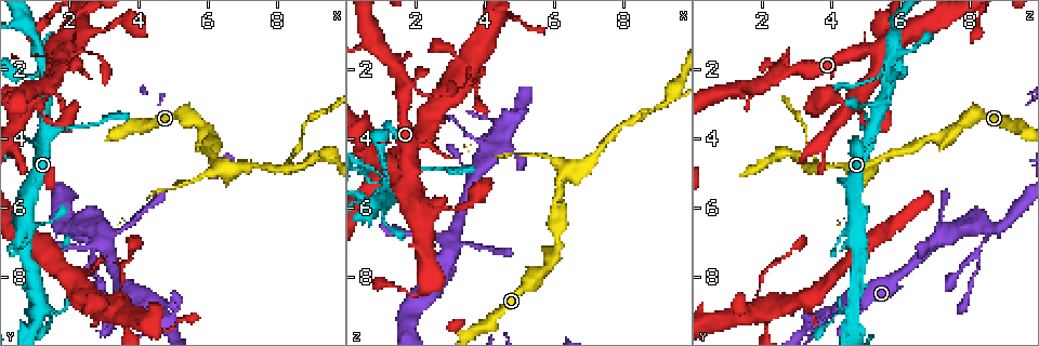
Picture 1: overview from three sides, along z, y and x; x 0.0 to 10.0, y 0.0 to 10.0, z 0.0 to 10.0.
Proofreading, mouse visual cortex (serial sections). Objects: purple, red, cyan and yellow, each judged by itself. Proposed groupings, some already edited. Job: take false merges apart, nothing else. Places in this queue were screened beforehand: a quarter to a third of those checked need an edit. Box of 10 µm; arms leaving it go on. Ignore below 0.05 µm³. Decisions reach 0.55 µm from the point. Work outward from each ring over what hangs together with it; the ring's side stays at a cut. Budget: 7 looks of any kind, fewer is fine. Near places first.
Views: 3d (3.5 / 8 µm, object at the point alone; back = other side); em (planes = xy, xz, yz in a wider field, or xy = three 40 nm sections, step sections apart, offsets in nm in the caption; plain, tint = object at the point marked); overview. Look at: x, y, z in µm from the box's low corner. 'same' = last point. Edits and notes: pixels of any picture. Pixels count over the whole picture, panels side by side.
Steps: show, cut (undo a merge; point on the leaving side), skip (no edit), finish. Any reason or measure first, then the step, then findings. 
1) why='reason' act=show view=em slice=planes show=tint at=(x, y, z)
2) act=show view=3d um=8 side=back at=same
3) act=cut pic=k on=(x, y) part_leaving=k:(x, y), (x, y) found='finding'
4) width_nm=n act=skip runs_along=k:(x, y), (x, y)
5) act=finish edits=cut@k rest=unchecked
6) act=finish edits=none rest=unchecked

why='three-way junction' act=show view=3d um=3.5 at=(1.70, 2.00, 2.60)

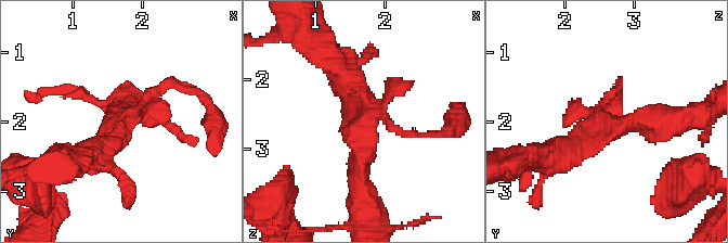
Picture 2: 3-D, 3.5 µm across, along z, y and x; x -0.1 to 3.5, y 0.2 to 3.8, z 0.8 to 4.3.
act=skip found='all the same cell'

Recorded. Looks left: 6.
act=show view=3d um=3.5 at=(0.70, 4.10, 5.25)

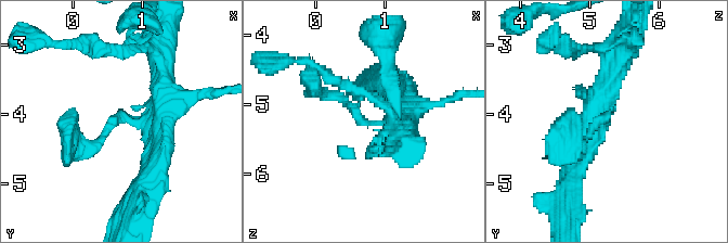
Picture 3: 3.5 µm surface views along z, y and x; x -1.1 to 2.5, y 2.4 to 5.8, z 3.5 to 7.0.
act=show view=em slice=xy step=5 show=tint at=(0.70, 4.05, 5.25)

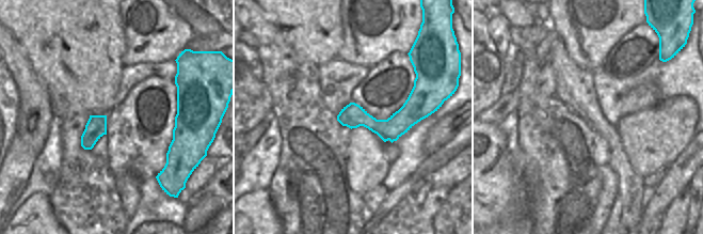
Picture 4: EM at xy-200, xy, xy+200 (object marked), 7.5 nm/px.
arm_widths_nm=150,300 act=skip runs_along=4:(424, 109), (396, 125), (339, 118) found='one cell here'

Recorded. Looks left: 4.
why='branch point' act=show view=3d um=3.5 at=(2.65, 7.30, 8.20)

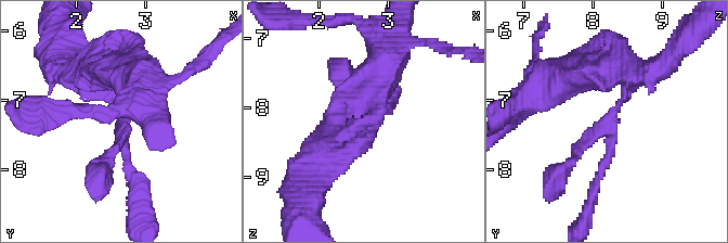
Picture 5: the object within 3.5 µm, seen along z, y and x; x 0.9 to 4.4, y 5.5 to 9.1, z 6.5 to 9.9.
arms=3 arm_widths_nm=100,150,350 why='need the tissue' act=show view=em slice=xy step=2 show=tint at=(2.65, 7.35, 8.30)

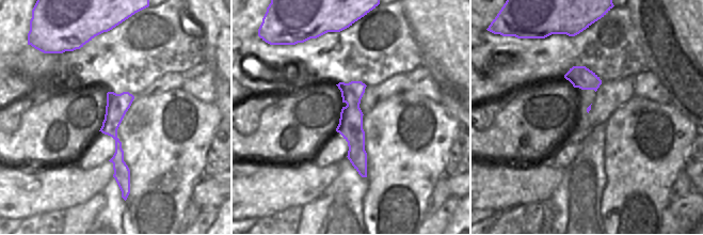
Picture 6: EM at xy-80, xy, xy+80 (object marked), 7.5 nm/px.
act=skip runs_along=6:(341, 84), (364, 174) found='all the same cell'

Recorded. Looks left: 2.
act=finish edits=none rest=unchecked

